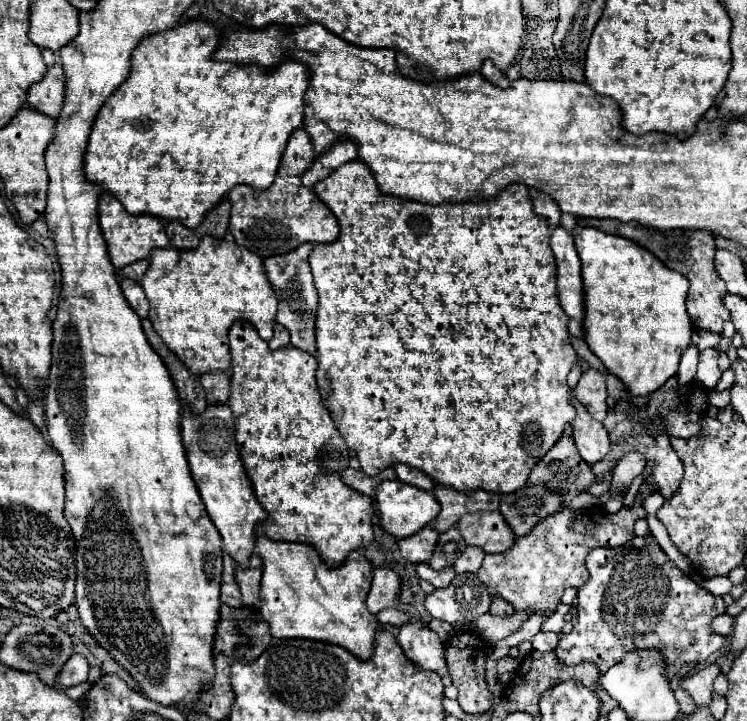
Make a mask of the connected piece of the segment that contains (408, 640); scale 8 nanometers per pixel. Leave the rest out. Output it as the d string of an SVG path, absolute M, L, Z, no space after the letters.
M413 619L401 627L397 637L403 653L419 671L435 671L443 679L449 677L445 665L445 647L437 633L427 629L421 619Z

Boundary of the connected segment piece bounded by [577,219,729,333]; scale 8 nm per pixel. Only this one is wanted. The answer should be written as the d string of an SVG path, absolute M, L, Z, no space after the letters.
M577 219L577 227L595 227L599 231L605 231L609 235L619 235L625 239L631 239L639 247L651 251L657 259L661 259L663 265L669 269L685 275L691 283L687 293L687 313L691 317L693 327L705 329L711 333L721 333L725 321L729 321L729 313L721 307L721 295L727 293L725 281L719 279L715 267L713 267L713 255L715 255L715 239L711 231L657 231L643 227L639 223L621 223L615 219Z

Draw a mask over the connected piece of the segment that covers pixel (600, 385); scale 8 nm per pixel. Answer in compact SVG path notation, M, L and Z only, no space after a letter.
M597 369L583 371L577 387L575 397L585 405L589 415L597 421L603 421L607 417L607 389L605 389L605 377Z

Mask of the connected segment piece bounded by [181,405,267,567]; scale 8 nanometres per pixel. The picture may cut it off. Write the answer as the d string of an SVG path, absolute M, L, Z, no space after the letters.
M229 405L207 407L199 417L183 415L181 437L187 453L191 477L203 499L205 511L213 525L217 527L225 551L239 563L239 567L249 567L249 557L255 547L255 525L267 519L267 511L257 503L249 477L243 469L233 429L233 415Z

